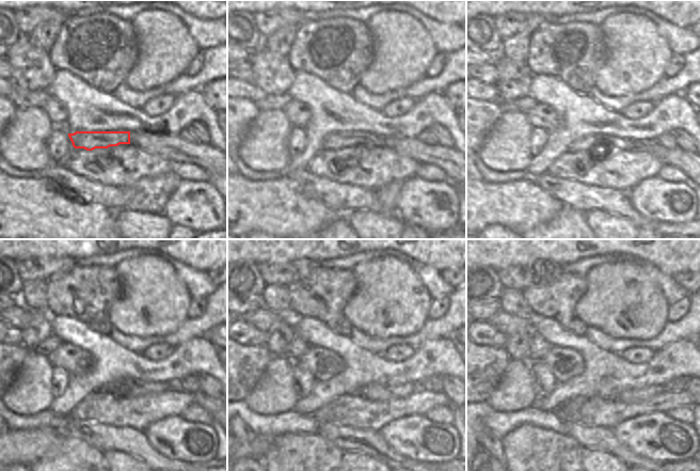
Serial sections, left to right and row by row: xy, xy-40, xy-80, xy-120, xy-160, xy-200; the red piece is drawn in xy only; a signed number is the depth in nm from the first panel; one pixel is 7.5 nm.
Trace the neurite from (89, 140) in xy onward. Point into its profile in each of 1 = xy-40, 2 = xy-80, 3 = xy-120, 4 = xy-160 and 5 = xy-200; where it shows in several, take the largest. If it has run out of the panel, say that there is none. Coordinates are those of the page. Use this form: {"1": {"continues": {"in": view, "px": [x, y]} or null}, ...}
{"1": {"continues": {"in": "xy-40", "px": [338, 140]}}, "2": {"continues": {"in": "xy-80", "px": [599, 145]}}, "3": {"continues": {"in": "xy-120", "px": [125, 389]}}, "4": {"continues": {"in": "xy-160", "px": [374, 391]}}, "5": {"continues": {"in": "xy-200", "px": [634, 394]}}}

